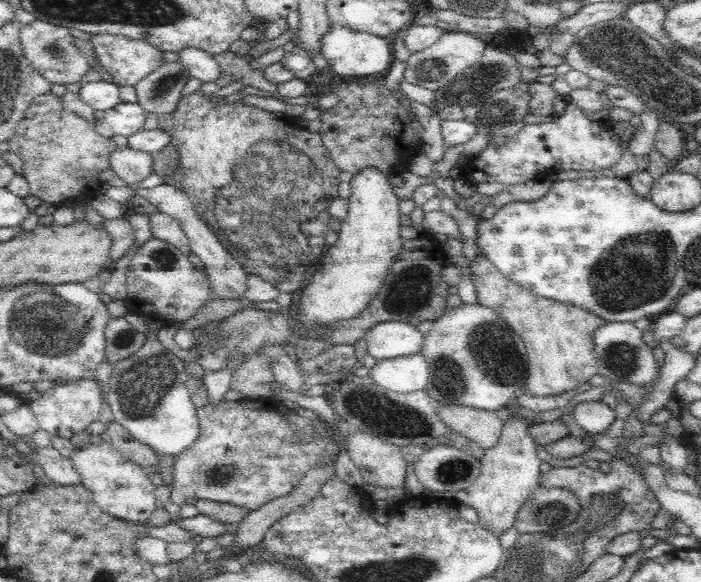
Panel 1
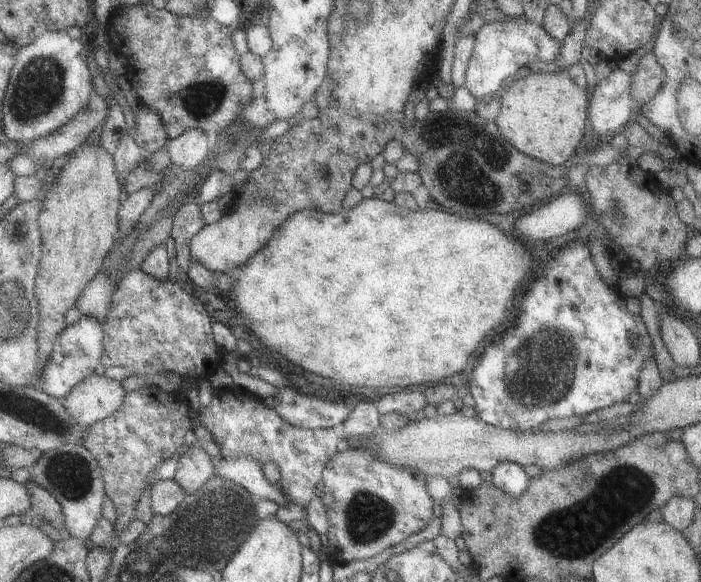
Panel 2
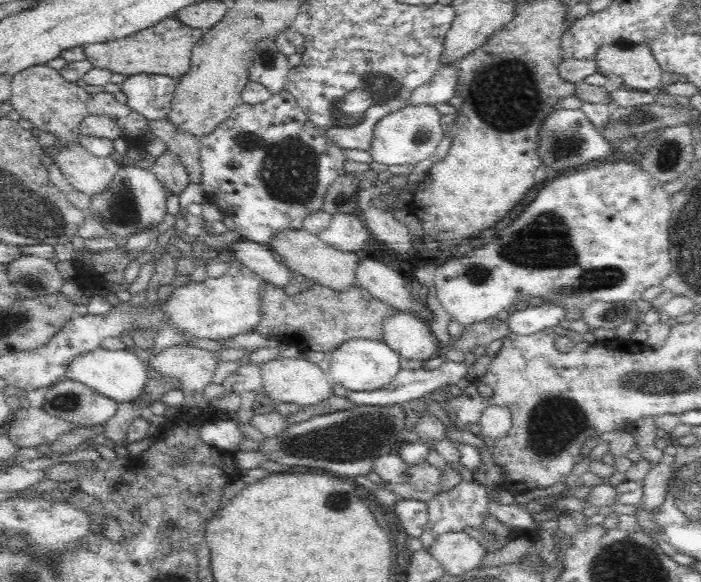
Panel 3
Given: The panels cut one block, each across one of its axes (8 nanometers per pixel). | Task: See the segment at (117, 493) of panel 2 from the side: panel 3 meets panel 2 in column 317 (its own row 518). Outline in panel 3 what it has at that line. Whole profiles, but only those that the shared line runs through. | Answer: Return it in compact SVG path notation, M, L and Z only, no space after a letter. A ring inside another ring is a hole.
M462 480L454 488L433 496L426 502L429 510L429 518L423 533L420 535L424 549L432 546L432 542L436 542L436 538L445 532L460 532L466 526L471 526L476 530L482 528L484 518L489 514L488 502L489 496L487 495L486 487L475 480Z

